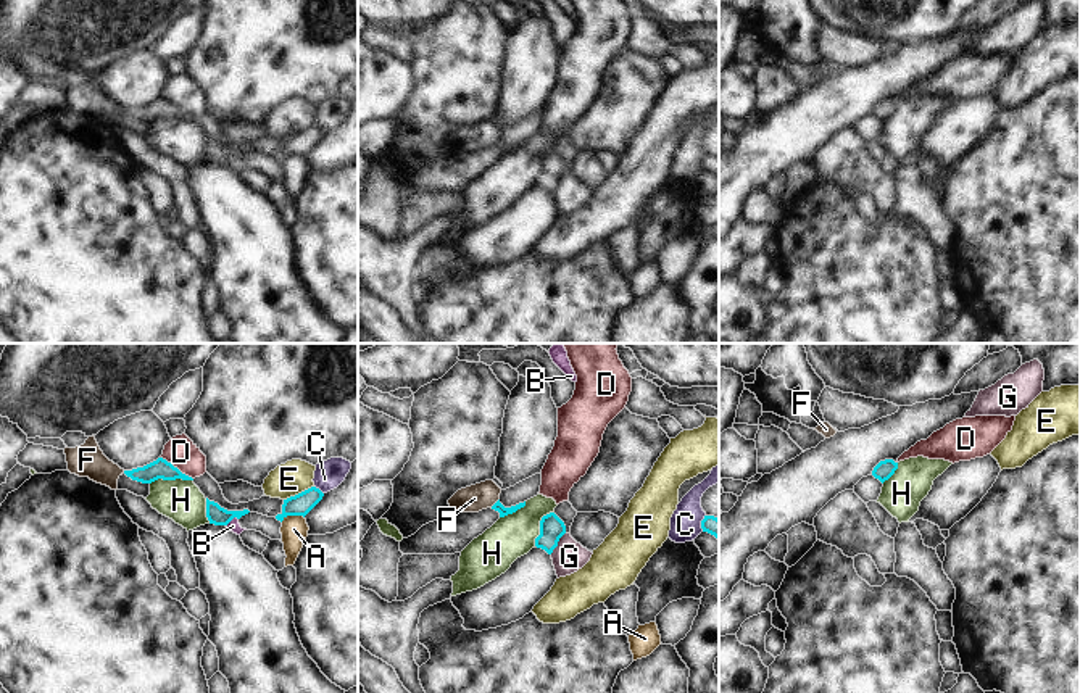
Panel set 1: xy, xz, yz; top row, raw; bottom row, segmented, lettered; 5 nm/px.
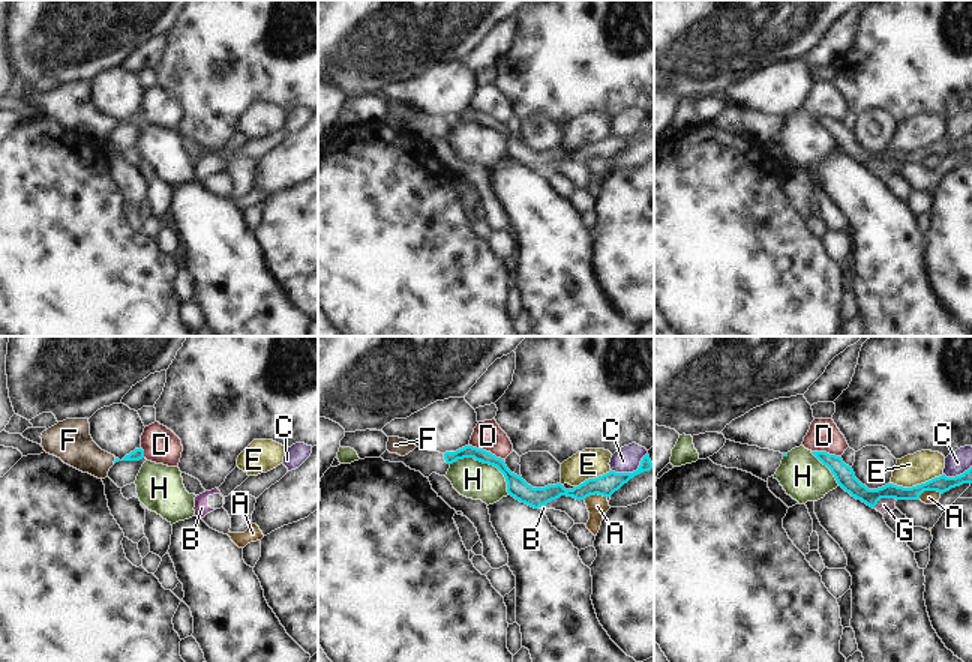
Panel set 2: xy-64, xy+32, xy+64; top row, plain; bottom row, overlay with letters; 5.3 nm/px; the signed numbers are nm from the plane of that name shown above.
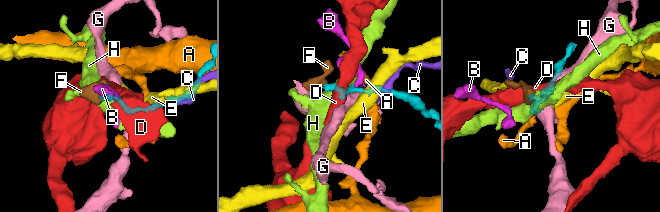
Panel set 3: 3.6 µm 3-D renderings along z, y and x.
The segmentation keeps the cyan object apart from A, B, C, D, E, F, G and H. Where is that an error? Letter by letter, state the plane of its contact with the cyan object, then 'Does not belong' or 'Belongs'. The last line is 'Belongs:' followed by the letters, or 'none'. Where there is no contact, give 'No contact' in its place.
A: Touches cyan in xy. Does not belong
B: Touches cyan in xy. Does not belong
C: Touches cyan in xy. Does not belong
D: Touches cyan in xy. Does not belong
E: Touches cyan in xy. Does not belong
F: Touches cyan in xz. Belongs
G: Touches cyan in xz. Does not belong
H: Touches cyan in xy. Does not belong
Belongs: F.

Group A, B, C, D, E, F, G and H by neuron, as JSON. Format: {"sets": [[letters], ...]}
{"sets": [["A"], ["B"], ["C", "G"], ["D"], ["E"], ["F"], ["H"]]}

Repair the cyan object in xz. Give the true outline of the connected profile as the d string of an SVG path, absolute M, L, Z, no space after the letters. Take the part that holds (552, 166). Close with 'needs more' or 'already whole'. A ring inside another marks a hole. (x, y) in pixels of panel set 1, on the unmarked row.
M550 151L540 160L540 174L535 177L535 185L551 193L564 172L564 161L555 151Z; already whole

